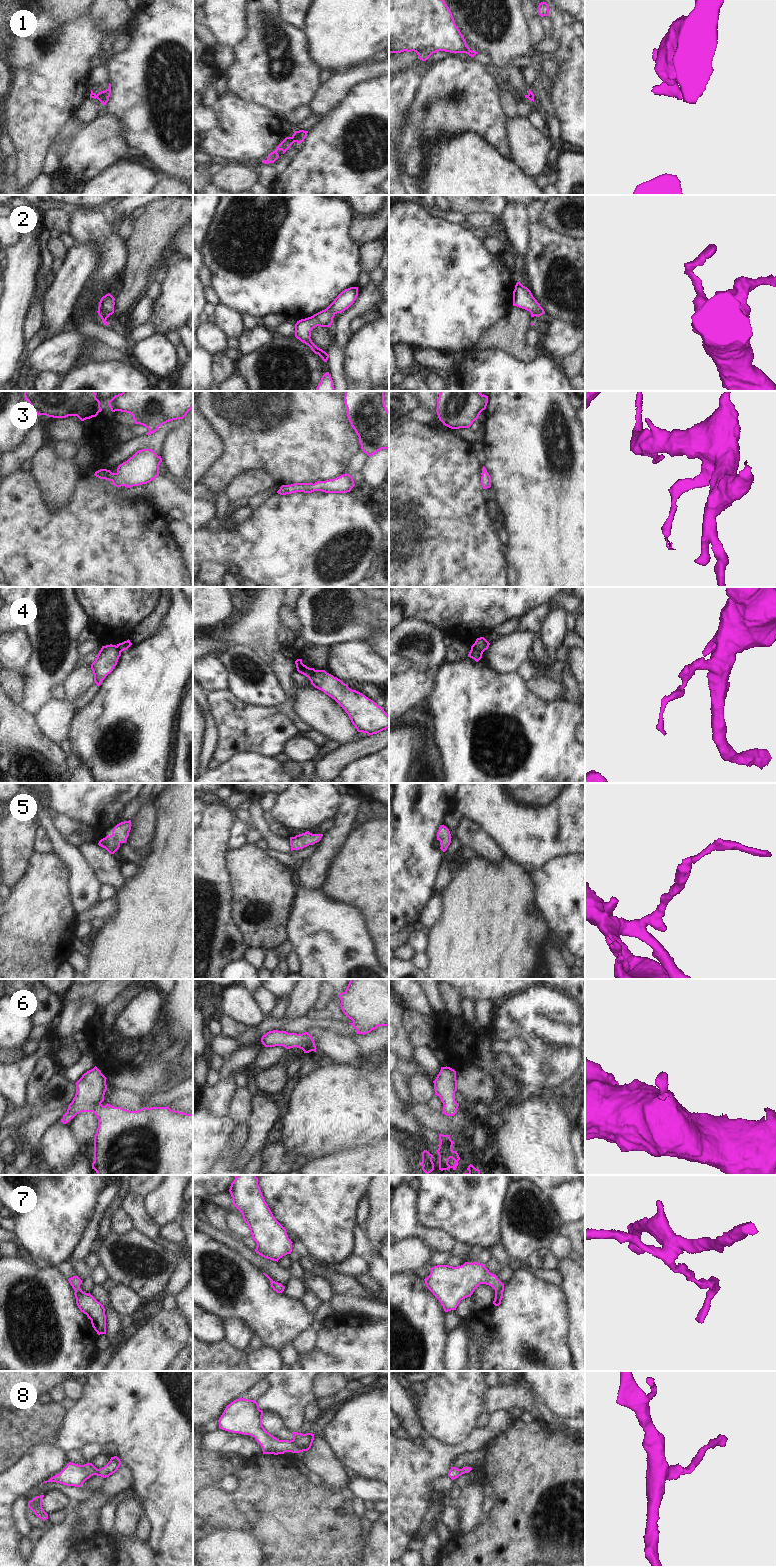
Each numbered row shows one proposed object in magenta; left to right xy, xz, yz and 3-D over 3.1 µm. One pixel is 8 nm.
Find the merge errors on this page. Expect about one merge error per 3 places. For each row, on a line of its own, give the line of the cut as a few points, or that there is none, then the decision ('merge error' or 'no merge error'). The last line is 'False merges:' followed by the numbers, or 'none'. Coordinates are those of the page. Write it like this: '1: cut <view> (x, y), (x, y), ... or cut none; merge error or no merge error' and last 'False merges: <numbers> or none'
1: cut xz (292, 136), (294, 141); merge error
2: cut none; no merge error
3: cut none; no merge error
4: cut yz (471, 646), (481, 655); merge error
5: cut none; no merge error
6: cut none; no merge error
7: cut none; no merge error
8: cut xz (290, 1440), (295, 1444), (299, 1452); merge error
False merges: 1, 4, 8

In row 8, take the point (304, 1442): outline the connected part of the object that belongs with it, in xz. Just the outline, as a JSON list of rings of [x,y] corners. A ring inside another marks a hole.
[[[292,1432],[293,1439],[290,1440],[291,1442],[295,1443],[296,1446],[299,1449],[299,1453],[303,1451],[308,1451],[313,1443],[314,1440],[314,1434],[312,1433],[298,1433],[298,1432]]]

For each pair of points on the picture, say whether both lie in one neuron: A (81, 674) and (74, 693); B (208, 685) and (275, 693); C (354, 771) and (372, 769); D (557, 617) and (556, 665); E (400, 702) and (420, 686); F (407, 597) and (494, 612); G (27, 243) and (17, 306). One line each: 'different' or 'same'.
A: same
B: different
C: same
D: same
E: same
F: same
G: same

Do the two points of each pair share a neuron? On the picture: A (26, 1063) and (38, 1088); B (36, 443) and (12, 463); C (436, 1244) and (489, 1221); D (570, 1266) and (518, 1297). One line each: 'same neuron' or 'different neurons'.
A: different neurons
B: same neuron
C: different neurons
D: different neurons

